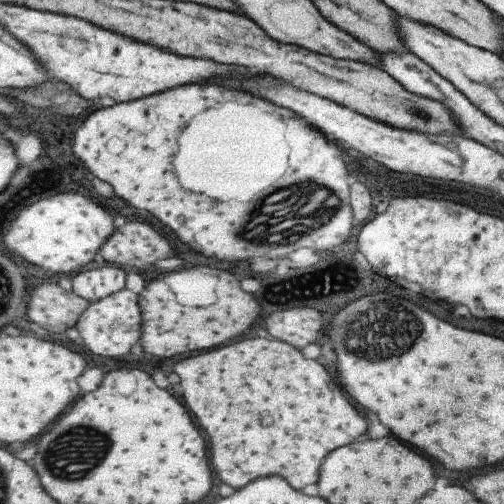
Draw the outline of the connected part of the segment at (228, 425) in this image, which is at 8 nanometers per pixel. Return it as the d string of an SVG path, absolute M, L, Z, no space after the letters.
M267 338L239 340L181 360L175 364L175 372L181 376L185 404L209 436L213 470L223 482L235 488L243 488L259 476L279 474L285 476L293 488L303 490L317 480L317 468L329 450L345 446L365 432L363 416L343 396L325 368L313 360L305 360L303 354L287 342Z

